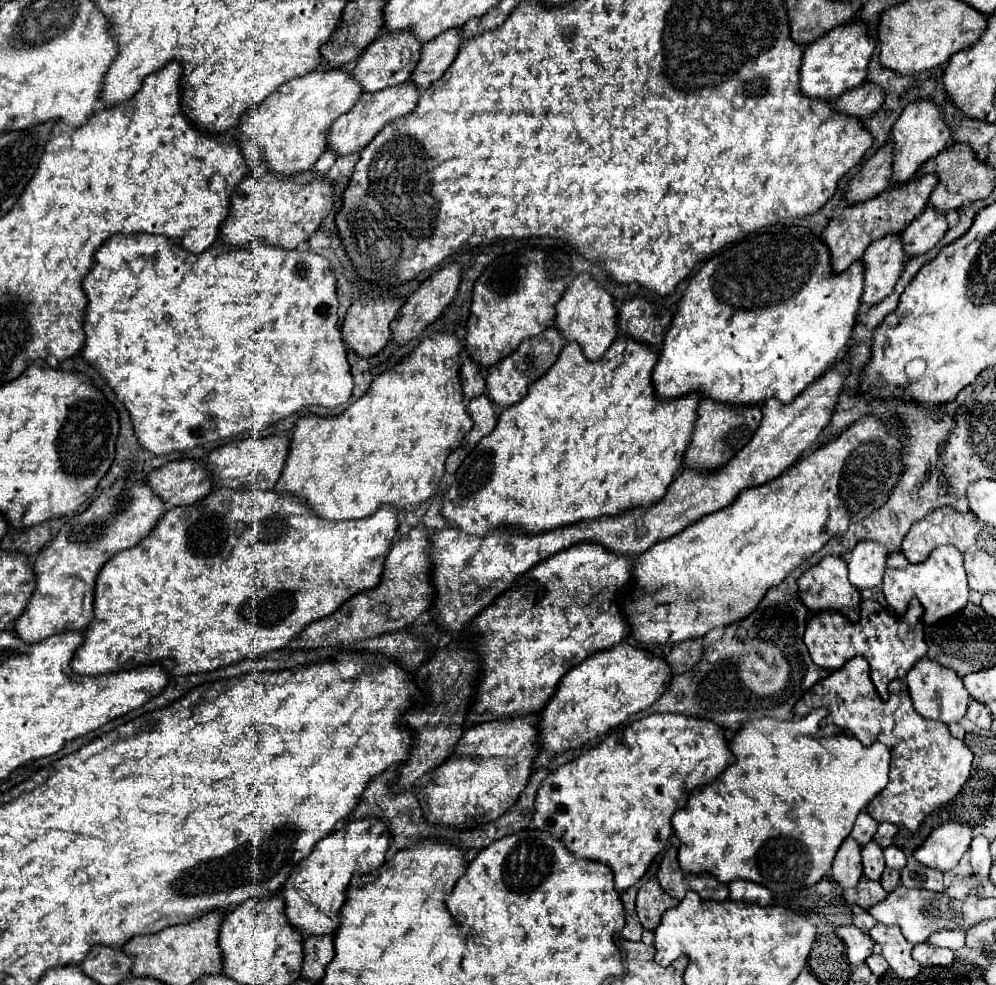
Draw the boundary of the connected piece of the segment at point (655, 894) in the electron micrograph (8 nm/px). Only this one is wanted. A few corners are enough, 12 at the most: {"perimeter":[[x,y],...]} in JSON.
{"perimeter":[[656,878],[640,886],[636,912],[644,930],[654,930],[678,900]]}

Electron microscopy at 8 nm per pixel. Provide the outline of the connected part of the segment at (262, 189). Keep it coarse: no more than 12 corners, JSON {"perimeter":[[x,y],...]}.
{"perimeter":[[248,176],[222,244],[298,248],[330,212],[332,184]]}

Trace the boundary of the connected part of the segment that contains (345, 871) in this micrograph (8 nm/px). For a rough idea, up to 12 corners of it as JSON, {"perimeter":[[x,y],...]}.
{"perimeter":[[352,820],[282,886],[288,924],[332,934],[354,874],[384,864],[390,832]]}

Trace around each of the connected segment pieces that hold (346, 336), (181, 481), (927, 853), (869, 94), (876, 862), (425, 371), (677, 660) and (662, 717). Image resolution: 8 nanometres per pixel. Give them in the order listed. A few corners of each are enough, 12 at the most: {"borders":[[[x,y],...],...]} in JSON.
{"borders":[[[356,298],[340,328],[360,358],[390,340],[404,298]],[[176,460],[152,470],[148,486],[170,506],[210,492],[200,462]],[[944,822],[914,852],[940,872],[952,870],[972,842],[968,824]],[[876,84],[844,92],[832,108],[858,120],[870,118],[884,102]],[[872,840],[862,848],[864,874],[880,880],[884,872],[882,848]],[[454,334],[340,416],[298,418],[274,492],[412,512],[472,428]],[[702,638],[676,644],[666,662],[688,672],[702,656]],[[652,714],[554,770],[532,826],[622,894],[688,794],[716,724]]]}

